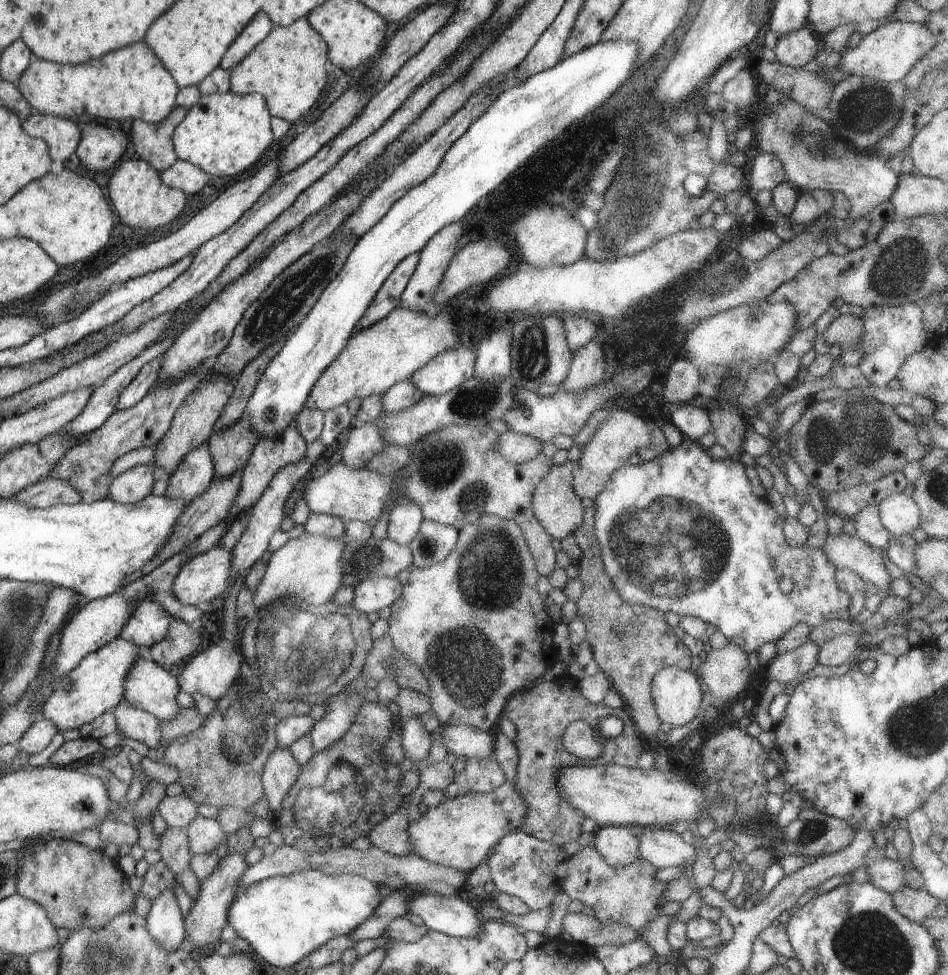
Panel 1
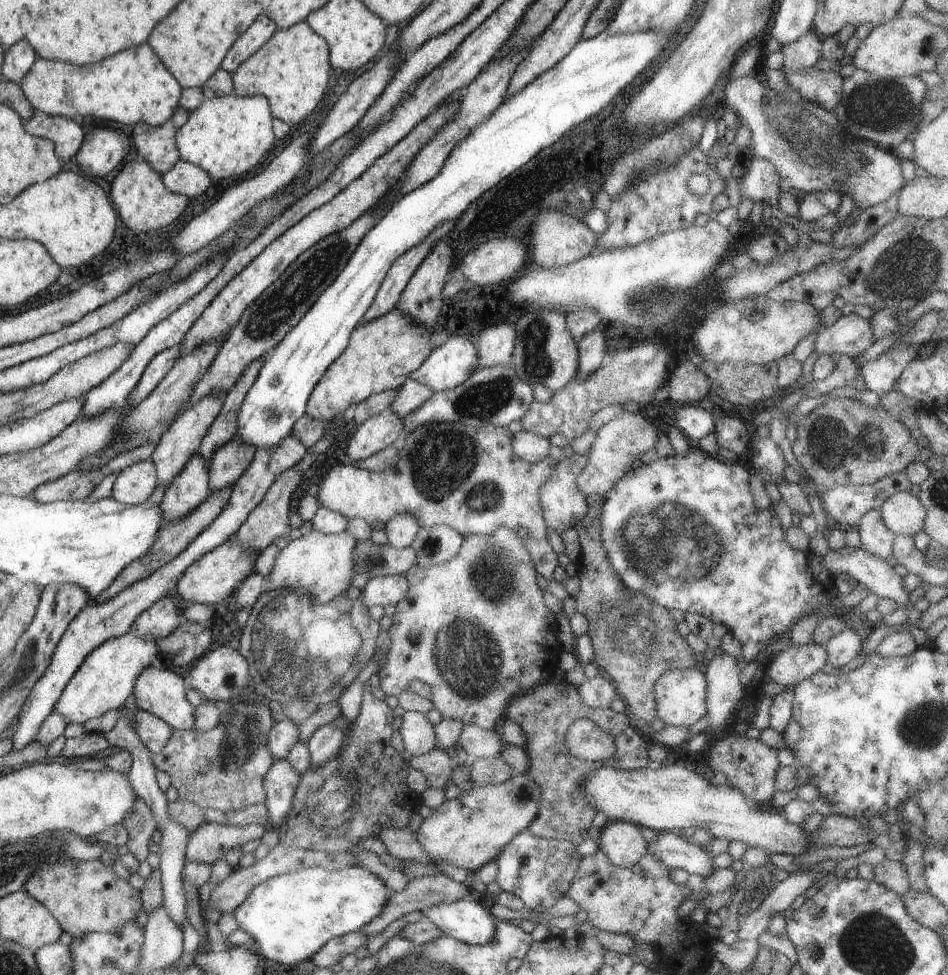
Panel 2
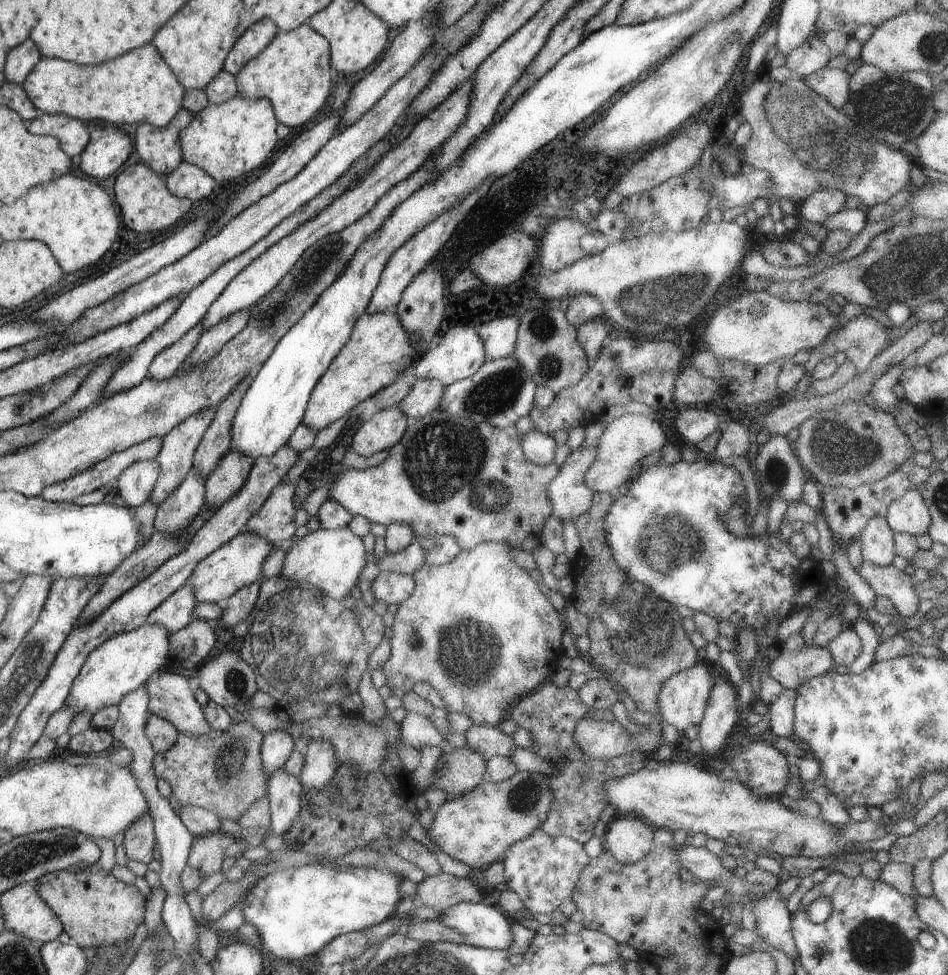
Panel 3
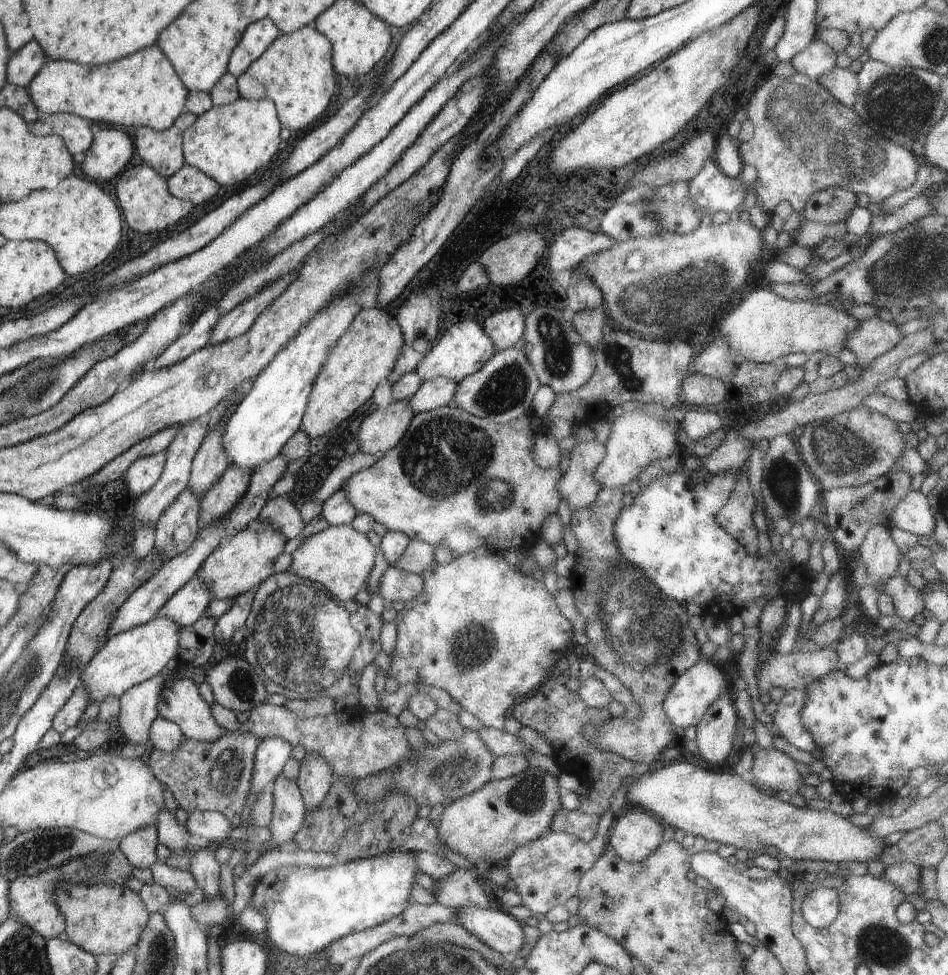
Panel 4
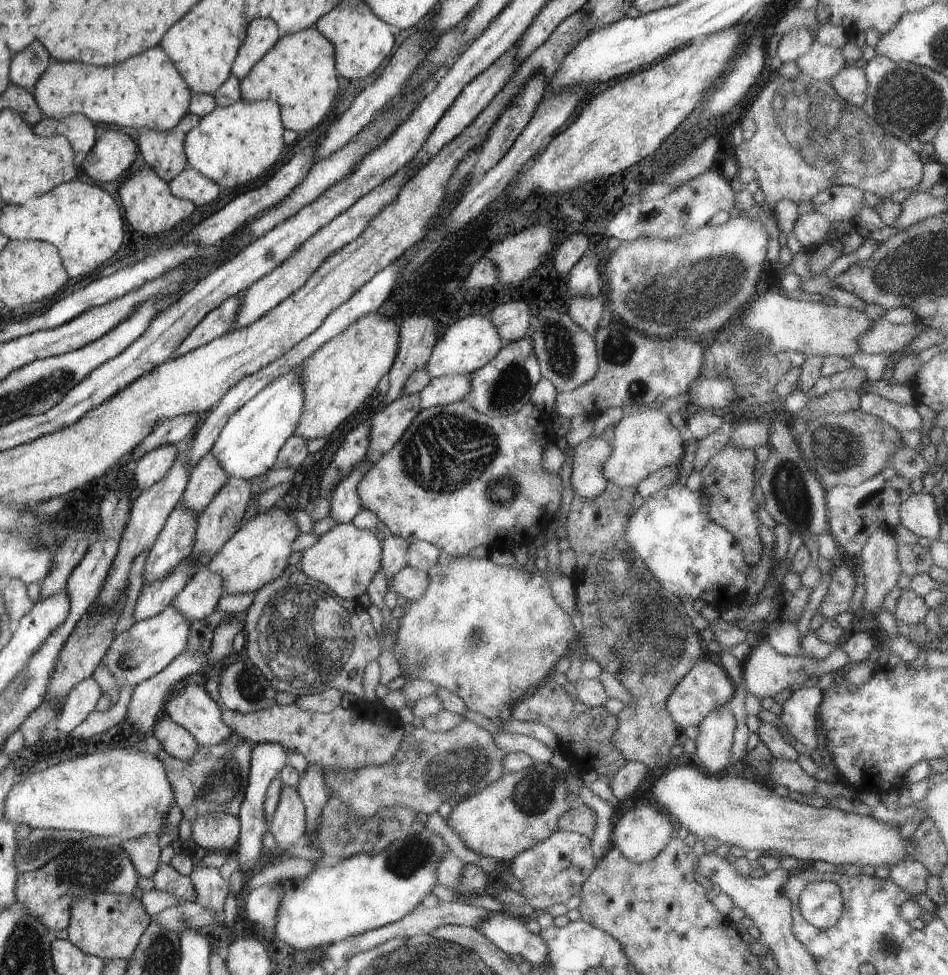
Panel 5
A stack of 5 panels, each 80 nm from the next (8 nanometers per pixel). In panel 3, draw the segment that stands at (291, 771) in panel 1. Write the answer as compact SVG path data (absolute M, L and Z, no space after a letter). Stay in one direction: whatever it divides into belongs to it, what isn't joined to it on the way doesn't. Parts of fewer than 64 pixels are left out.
M284 768L276 770L267 780L267 798L270 802L270 834L285 836L294 826L302 806L302 784Z

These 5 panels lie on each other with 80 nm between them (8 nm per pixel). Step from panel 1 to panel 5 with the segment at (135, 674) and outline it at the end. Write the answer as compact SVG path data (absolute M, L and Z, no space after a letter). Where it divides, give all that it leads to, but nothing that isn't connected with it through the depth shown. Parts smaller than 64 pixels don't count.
M188 682L186 686L174 694L164 705L165 714L168 715L176 724L182 726L194 740L200 745L222 745L224 741L234 740L236 734L227 724L224 724L222 714L224 707L219 701L215 702L208 696L203 686L193 682Z

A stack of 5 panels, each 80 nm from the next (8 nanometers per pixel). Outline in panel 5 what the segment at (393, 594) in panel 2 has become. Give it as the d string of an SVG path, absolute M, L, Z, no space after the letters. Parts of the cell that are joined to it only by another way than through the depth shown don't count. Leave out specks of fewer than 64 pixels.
M406 566L387 581L387 589L390 592L394 592L397 596L404 596L408 601L413 601L418 600L427 592L430 575L426 571L419 571Z

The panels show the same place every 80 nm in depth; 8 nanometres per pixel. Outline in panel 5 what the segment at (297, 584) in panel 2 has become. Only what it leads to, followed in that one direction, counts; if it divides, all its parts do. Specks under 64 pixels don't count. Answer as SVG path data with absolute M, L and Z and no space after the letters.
M338 523L318 537L313 546L301 551L298 564L308 578L328 585L340 598L356 601L367 592L374 574L382 566L383 543L375 534L376 531L360 529L352 523Z

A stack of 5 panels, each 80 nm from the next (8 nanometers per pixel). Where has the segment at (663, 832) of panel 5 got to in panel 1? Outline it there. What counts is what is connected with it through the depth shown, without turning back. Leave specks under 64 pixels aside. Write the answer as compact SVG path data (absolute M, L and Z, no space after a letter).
M599 826L594 832L592 845L605 862L616 869L633 864L640 856L640 838L626 826Z

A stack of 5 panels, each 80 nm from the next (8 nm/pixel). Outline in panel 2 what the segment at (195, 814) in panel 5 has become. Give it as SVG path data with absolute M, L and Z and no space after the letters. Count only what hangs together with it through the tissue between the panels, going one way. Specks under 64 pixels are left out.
M251 682L251 687L238 698L239 703L234 704L232 711L223 715L222 722L214 730L173 730L172 738L166 742L162 752L152 755L154 767L170 776L179 799L196 804L204 810L211 808L225 814L256 804L265 804L267 790L264 787L264 778L273 764L272 754L268 750L268 734L277 718L272 714L273 706L264 706L254 700L257 693L256 682Z

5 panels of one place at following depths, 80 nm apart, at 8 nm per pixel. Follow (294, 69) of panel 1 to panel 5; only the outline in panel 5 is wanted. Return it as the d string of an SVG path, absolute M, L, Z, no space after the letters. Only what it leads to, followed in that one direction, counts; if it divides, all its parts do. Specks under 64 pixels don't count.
M310 27L281 35L278 42L241 80L241 98L247 101L272 101L281 106L285 127L299 132L316 128L330 112L338 94L338 70L334 70L335 46L318 29Z

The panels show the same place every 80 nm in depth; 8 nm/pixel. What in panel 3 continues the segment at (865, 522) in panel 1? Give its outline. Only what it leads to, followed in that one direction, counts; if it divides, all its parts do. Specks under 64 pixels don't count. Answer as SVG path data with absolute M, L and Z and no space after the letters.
M884 516L872 518L860 534L862 557L872 566L893 566L896 561L895 533Z

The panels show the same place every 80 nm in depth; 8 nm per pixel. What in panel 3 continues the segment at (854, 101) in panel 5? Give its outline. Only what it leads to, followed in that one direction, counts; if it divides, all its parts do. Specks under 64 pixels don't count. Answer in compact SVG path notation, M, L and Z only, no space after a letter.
M828 66L824 70L818 70L804 77L804 82L816 94L822 94L822 98L826 98L832 106L842 109L848 104L848 98L850 98L850 78L851 75L846 70Z

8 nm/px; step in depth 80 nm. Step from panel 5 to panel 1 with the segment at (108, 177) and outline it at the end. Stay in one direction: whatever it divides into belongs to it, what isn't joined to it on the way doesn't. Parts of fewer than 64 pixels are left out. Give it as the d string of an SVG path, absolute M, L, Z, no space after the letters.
M84 122L83 139L76 155L80 163L89 171L108 168L116 158L120 158L126 150L128 138L122 130L112 130L102 124Z

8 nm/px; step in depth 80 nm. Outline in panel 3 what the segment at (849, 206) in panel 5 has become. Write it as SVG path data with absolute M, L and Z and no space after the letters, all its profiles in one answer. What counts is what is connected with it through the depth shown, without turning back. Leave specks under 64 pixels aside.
M821 189L799 206L798 216L811 223L824 224L830 216L846 209L848 195L835 189Z

